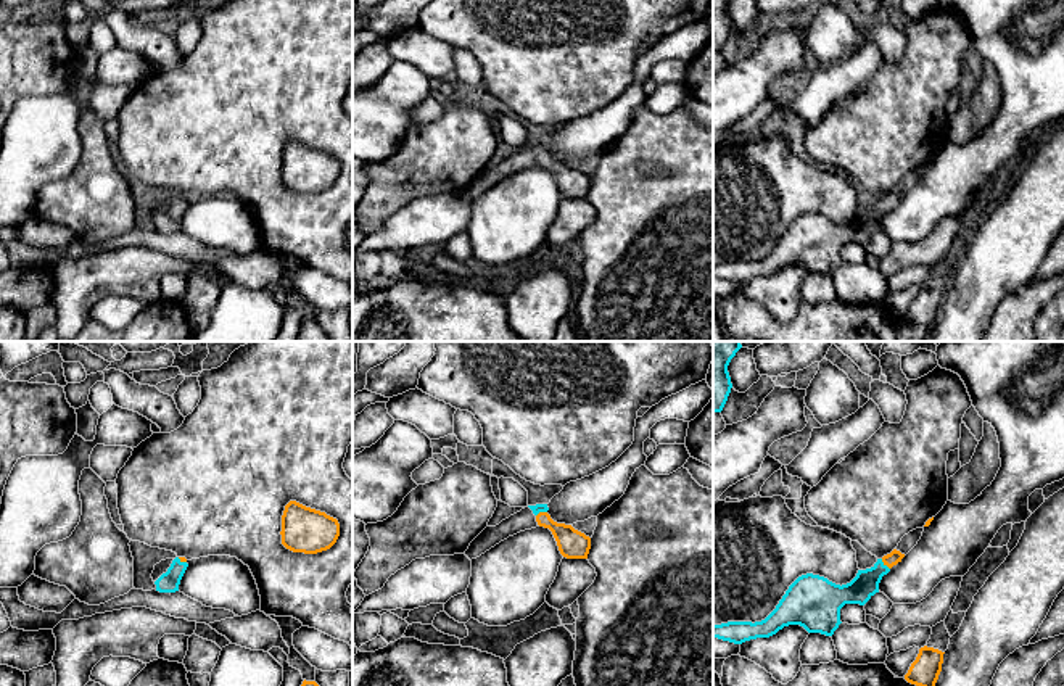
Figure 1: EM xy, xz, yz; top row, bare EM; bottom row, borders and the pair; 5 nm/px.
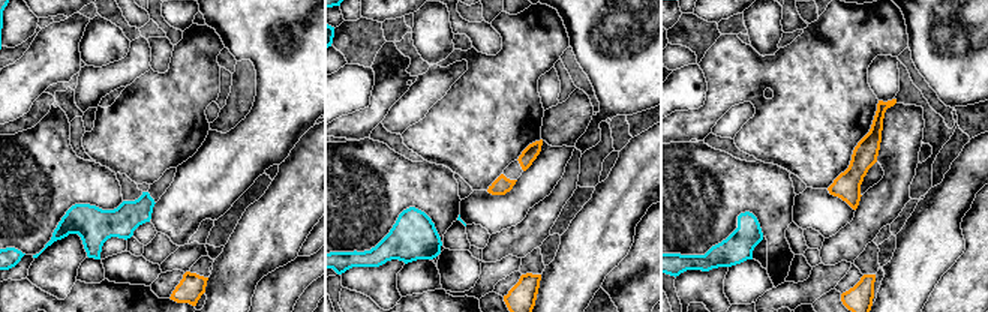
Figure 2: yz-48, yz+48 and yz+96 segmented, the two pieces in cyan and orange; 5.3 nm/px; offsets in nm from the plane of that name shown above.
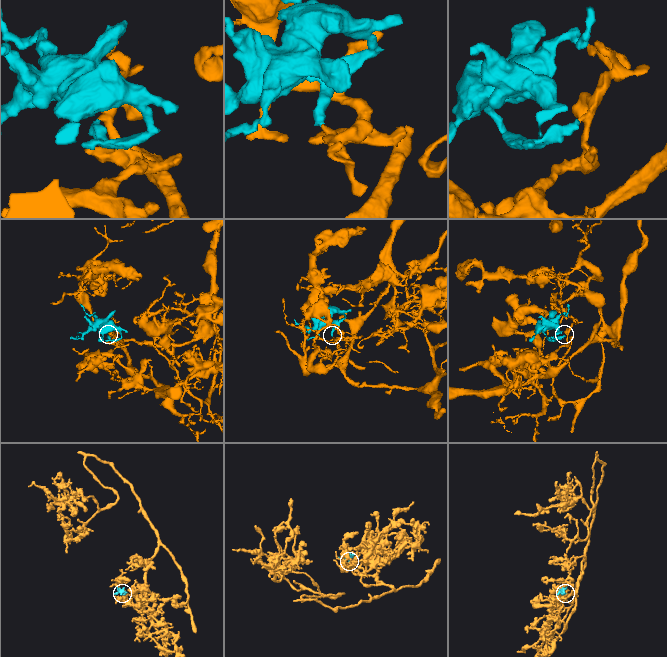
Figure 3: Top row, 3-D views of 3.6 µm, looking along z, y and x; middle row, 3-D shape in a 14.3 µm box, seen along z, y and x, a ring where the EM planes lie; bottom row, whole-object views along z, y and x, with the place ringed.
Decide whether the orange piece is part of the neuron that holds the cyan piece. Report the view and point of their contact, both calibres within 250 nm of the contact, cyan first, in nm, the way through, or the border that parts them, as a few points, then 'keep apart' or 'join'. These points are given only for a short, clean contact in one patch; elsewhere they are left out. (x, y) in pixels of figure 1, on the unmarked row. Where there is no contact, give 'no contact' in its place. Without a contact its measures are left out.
meets cyan in yz at (882, 203); 130 nm thick on the cyan side, 70 nm on the other; runs through yz (866, 221), (882, 203), (894, 197); join

